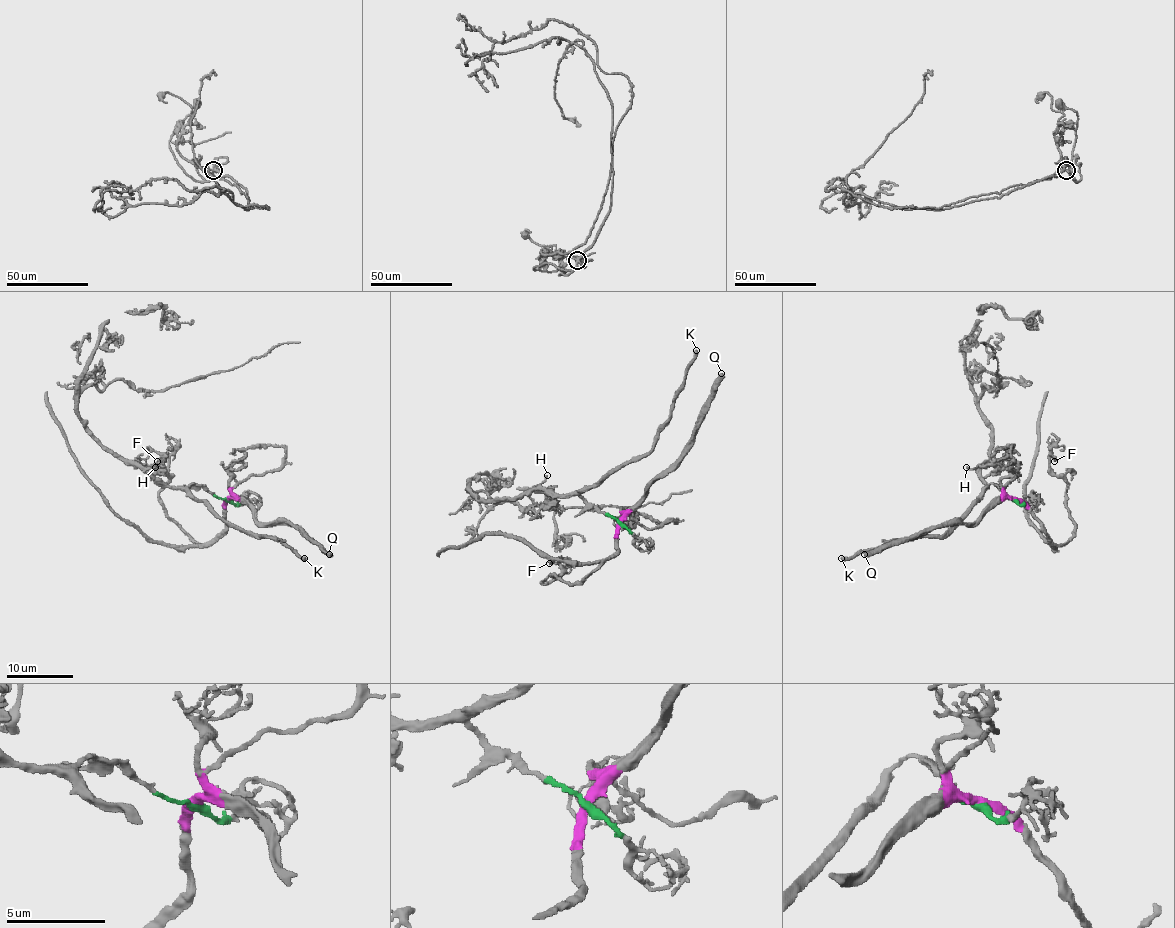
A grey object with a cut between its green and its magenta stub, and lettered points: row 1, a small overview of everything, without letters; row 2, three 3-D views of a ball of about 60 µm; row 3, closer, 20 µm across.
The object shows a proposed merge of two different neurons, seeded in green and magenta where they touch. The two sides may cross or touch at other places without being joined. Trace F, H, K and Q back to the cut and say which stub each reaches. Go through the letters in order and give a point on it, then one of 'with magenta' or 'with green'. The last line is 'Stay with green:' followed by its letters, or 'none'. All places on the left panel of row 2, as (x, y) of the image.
F: place (157, 461); with magenta
H: place (155, 467); with green
K: place (304, 558); with green
Q: place (329, 554); with magenta
Stay with green: H, K

